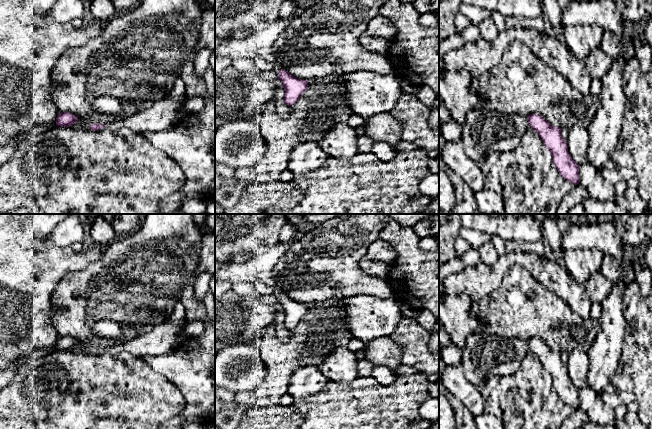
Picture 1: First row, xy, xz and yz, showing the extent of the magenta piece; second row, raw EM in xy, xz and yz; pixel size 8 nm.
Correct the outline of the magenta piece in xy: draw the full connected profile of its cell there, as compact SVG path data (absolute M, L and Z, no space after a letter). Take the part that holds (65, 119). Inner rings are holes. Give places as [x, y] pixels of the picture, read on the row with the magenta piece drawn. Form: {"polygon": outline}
{"polygon": "M59 113L56 119L56 125L60 127L73 126L75 122L78 122L78 117L71 113Z"}

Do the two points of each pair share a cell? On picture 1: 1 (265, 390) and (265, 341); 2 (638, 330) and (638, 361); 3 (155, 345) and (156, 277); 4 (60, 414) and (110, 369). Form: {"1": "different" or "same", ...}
{"1": "same", "2": "same", "3": "different", "4": "same"}

